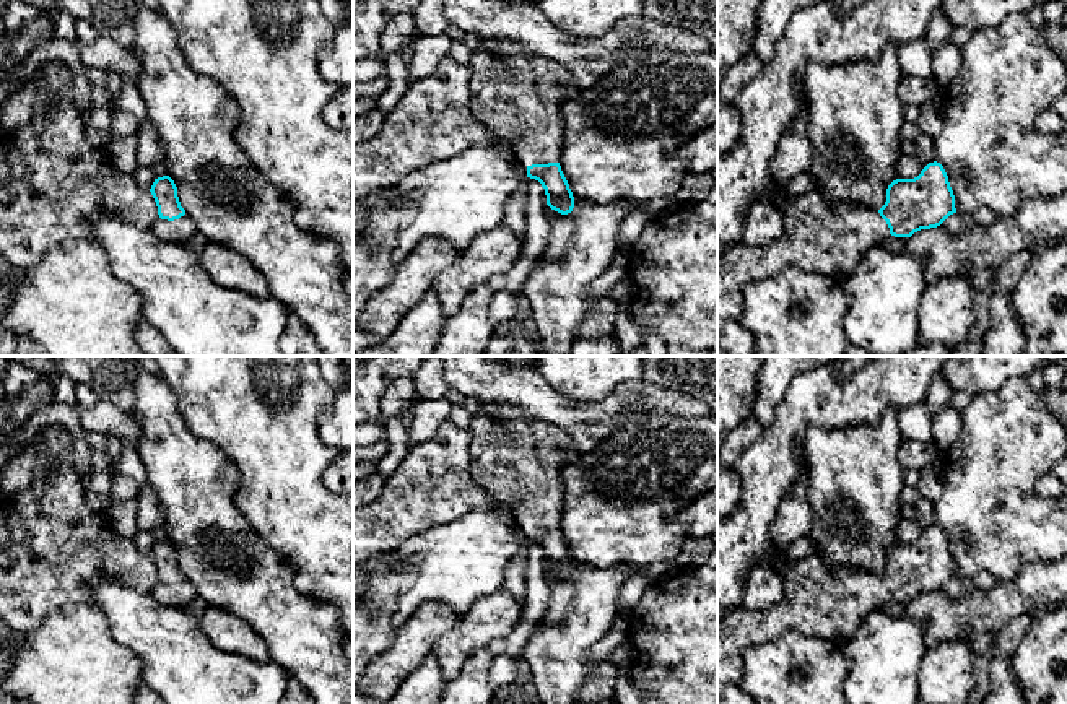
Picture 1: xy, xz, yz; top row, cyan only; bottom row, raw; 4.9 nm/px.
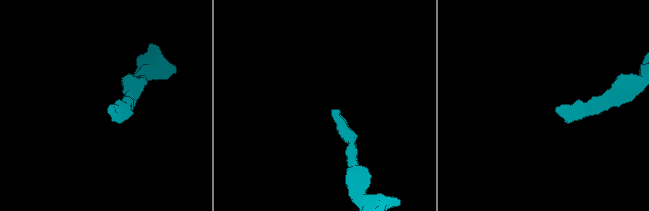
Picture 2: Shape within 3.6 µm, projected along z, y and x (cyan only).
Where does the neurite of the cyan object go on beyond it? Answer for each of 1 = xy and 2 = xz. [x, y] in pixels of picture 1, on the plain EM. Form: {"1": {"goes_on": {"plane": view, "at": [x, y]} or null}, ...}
{"1": {"goes_on": {"plane": "xy", "at": [179, 595]}}, "2": {"goes_on": {"plane": "xz", "at": [518, 459]}}}

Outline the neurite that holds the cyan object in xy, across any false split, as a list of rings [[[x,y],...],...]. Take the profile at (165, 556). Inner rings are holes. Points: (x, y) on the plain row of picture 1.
[[[169,540],[155,543],[150,553],[159,582],[153,587],[151,595],[166,606],[185,608],[197,598],[197,592],[185,574],[181,571],[177,551]]]

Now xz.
[[[483,403],[468,431],[470,473],[475,483],[512,512],[517,525],[527,532],[527,541],[538,545],[545,553],[551,574],[571,577],[574,561],[560,530],[564,507],[561,472],[581,455],[577,445],[558,426],[537,419],[511,403]]]

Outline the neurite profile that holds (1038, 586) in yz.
[[[1067,558],[1056,564],[1021,566],[1010,580],[999,580],[989,592],[973,589],[956,598],[943,592],[914,597],[903,616],[917,621],[925,649],[940,642],[968,641],[997,634],[1020,615],[1036,615],[1067,602]]]

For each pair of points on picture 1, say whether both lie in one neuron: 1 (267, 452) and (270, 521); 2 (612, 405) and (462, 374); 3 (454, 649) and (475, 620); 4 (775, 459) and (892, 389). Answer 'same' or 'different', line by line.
1: same
2: same
3: same
4: same

